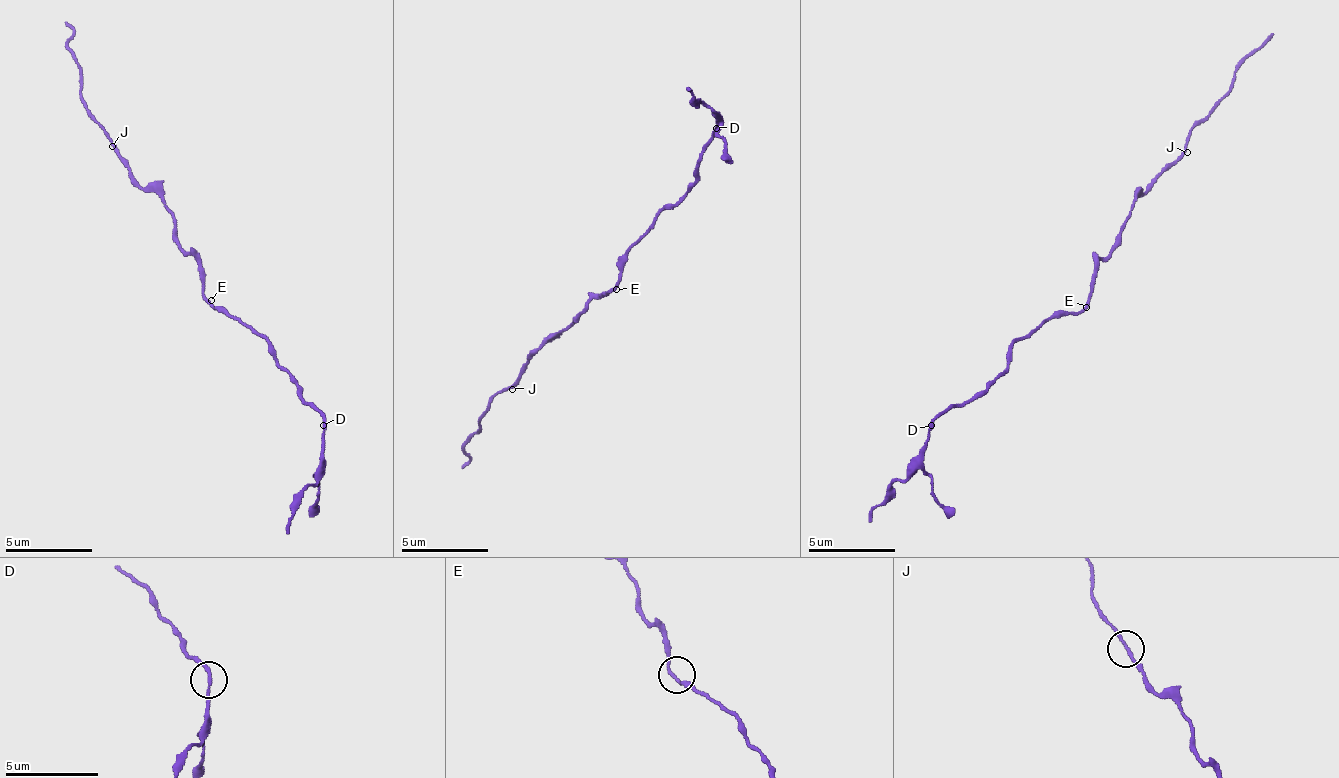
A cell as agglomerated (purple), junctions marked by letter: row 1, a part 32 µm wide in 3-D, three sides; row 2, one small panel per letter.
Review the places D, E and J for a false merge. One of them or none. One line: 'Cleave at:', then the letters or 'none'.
Cleave at: D

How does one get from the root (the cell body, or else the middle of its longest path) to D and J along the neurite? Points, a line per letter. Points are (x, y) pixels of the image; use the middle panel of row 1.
D: (612, 289), (617, 285), (617, 260), (650, 222), (682, 200), (694, 181), (700, 148), (716, 129)
J: (612, 289), (586, 305), (578, 320), (576, 318), (550, 337), (550, 341), (524, 365), (518, 385), (512, 389)

